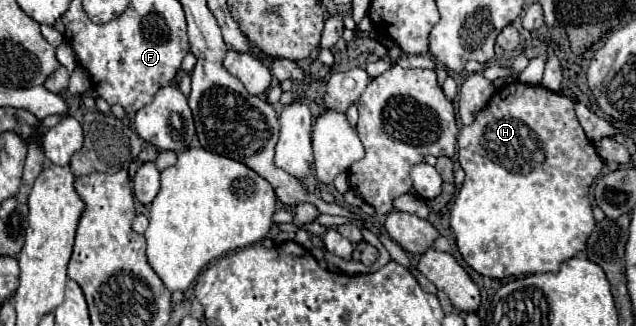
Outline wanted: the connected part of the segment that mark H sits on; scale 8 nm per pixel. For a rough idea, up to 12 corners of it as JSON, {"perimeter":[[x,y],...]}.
{"perimeter":[[519,80],[457,136],[475,272],[557,272],[603,158],[575,102]]}

